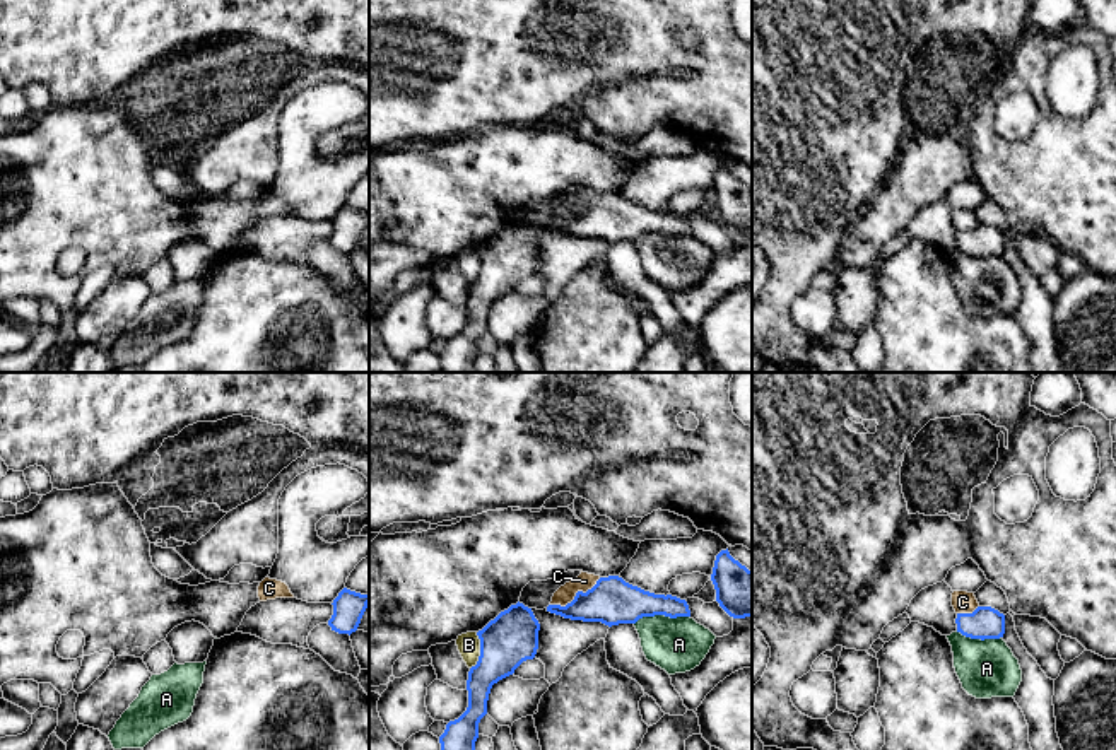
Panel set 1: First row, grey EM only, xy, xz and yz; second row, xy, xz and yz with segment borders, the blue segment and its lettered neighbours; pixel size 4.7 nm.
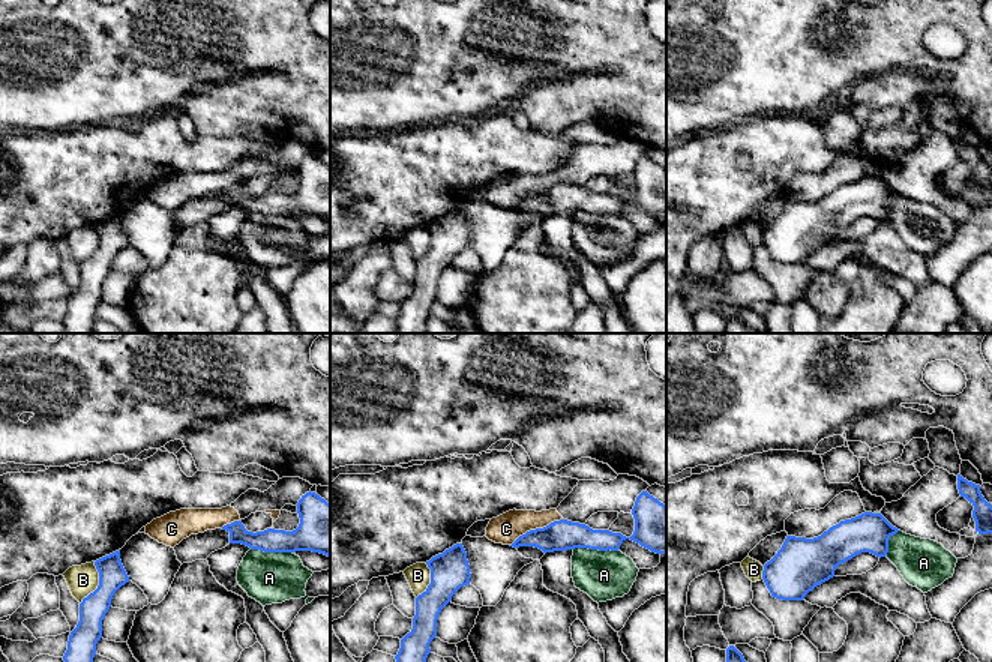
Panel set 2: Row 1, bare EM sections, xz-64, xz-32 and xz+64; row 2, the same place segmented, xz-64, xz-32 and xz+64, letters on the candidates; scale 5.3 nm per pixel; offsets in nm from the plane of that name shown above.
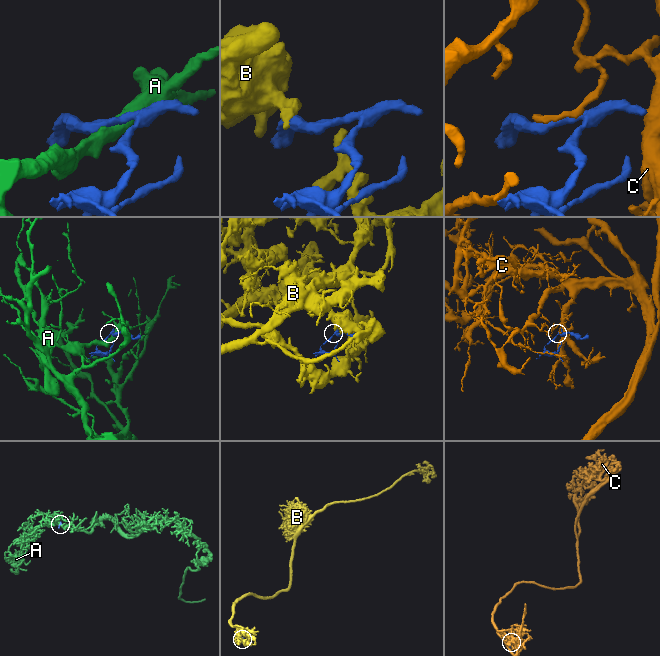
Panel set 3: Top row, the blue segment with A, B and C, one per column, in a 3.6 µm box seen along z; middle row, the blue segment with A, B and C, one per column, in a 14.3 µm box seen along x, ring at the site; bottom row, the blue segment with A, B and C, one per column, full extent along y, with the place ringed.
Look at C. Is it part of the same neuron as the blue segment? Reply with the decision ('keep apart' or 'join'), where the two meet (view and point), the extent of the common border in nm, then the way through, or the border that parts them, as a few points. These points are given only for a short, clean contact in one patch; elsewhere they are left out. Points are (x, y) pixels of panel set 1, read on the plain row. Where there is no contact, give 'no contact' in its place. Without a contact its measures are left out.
join | xz (576, 212) | 280 nm

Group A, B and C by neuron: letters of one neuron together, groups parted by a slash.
A / B / C

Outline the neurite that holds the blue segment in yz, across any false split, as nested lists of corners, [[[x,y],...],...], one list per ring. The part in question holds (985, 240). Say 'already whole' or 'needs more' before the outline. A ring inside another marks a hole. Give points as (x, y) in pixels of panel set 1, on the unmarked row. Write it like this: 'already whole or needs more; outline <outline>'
needs more; outline [[[954,208],[952,224],[957,231],[957,249],[971,256],[1000,256],[1005,251],[1005,232],[981,224],[974,210]]]

